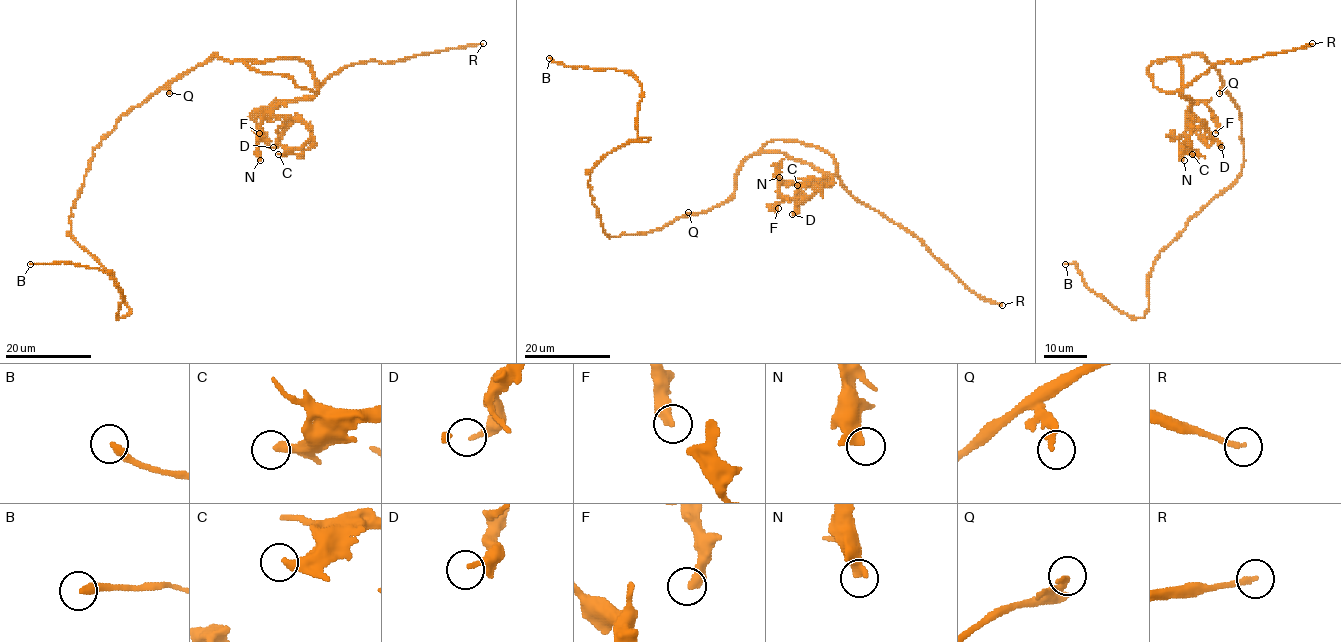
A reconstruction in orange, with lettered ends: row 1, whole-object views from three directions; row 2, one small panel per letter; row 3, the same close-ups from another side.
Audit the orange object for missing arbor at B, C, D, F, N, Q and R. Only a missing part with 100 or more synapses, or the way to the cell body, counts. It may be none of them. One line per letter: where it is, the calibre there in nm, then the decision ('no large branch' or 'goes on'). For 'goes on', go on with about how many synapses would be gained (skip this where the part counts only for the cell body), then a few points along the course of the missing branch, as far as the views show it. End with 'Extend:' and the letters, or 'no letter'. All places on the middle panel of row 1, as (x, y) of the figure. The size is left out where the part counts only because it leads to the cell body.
B: at (549, 58); 280 nm thick; no large branch
C: at (797, 185); 360 nm thick; no large branch
D: at (792, 214); 200 nm thick; no large branch
F: at (778, 208); 360 nm thick; no large branch
N: at (779, 177); 360 nm thick; no large branch
Q: at (688, 212); 180 nm thick; no large branch
R: at (1002, 305); 200 nm thick; goes on; about 250 synapses
Extend: R

